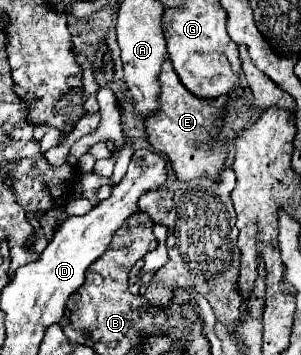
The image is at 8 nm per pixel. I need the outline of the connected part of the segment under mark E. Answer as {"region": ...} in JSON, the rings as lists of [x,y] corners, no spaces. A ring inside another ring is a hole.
{"region":[[[169,59],[163,63],[161,85],[163,89],[159,97],[159,111],[149,117],[145,125],[149,143],[157,153],[169,159],[179,181],[191,181],[197,177],[209,177],[213,181],[219,181],[219,173],[225,169],[229,151],[225,147],[225,121],[219,121],[219,125],[215,125],[215,121],[217,113],[223,113],[223,109],[227,109],[227,97],[199,101],[199,97],[195,97],[183,87]]]}

